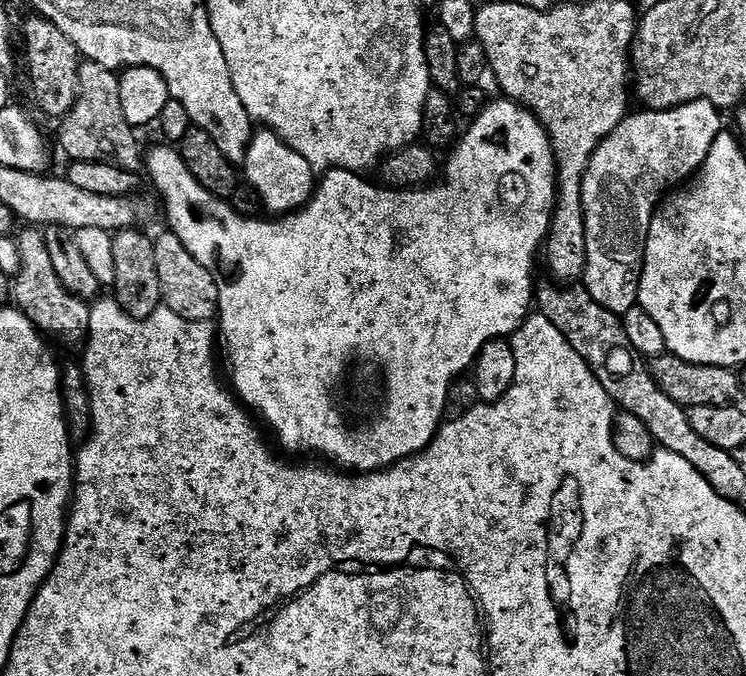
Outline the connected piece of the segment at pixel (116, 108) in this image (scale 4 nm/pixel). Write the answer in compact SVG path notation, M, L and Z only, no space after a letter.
M83 61L79 70L80 94L75 106L61 119L58 136L63 152L72 162L101 160L137 173L144 164L144 152L134 128L126 122L122 109L119 75L108 67Z

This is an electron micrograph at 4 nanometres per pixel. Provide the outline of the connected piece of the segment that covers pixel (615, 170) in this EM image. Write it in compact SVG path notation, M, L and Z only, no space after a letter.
M705 100L661 112L639 111L625 116L600 143L598 150L594 150L582 186L582 206L586 214L586 270L582 284L598 306L621 318L638 304L640 298L640 279L652 215L665 196L699 173L706 154L710 154L710 146L714 146L714 138L722 130L721 109Z

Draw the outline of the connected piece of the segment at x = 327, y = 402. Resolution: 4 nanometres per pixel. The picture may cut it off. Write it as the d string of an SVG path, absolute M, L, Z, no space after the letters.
M500 98L500 101L489 103L487 108L480 111L479 116L471 121L472 124L468 128L468 133L461 135L457 139L454 147L447 153L448 165L443 165L442 176L444 172L444 181L441 184L432 182L427 187L405 188L403 190L393 190L387 186L379 186L375 188L370 181L364 180L363 175L355 172L348 172L342 166L333 167L325 176L319 177L316 191L309 198L307 204L300 209L299 212L290 212L281 215L279 218L272 218L272 221L264 220L265 218L249 218L240 216L236 213L231 203L227 199L210 194L210 190L206 190L198 182L198 178L194 178L194 174L190 174L190 170L186 166L186 162L180 157L179 151L172 146L164 146L168 148L156 148L152 153L148 152L146 156L146 171L152 175L152 180L156 183L158 191L164 195L164 202L168 210L168 220L170 230L182 242L182 246L186 246L186 250L190 250L190 254L194 254L194 258L198 258L198 262L202 262L202 266L206 266L206 270L210 270L210 274L214 274L216 285L218 286L218 302L220 303L220 311L218 313L218 332L222 337L222 348L228 351L228 368L232 371L231 387L234 389L235 395L245 408L251 410L265 425L266 423L272 427L272 432L276 435L276 440L288 452L313 452L316 456L325 456L333 465L339 466L341 469L347 470L352 474L363 474L365 472L379 472L397 464L403 460L410 460L419 452L430 446L430 442L436 437L440 430L440 425L445 419L444 412L449 411L448 392L452 389L452 384L461 379L475 365L479 358L480 351L491 340L499 340L501 338L511 338L515 332L520 329L522 322L529 316L530 309L534 304L534 283L532 284L532 275L536 272L536 255L541 255L542 249L545 247L548 239L548 231L552 225L552 212L556 208L556 155L552 149L550 138L546 134L546 130L538 122L538 118L529 112L527 108L516 103L515 100Z

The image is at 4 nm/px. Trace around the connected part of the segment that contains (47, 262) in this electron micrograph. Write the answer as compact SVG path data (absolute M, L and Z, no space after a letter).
M28 226L25 229L25 232L18 236L21 270L14 277L14 300L15 296L17 300L15 303L24 315L32 319L32 323L41 333L49 337L57 336L60 340L83 341L88 335L92 313L89 301L76 297L58 278L43 231L36 226Z

